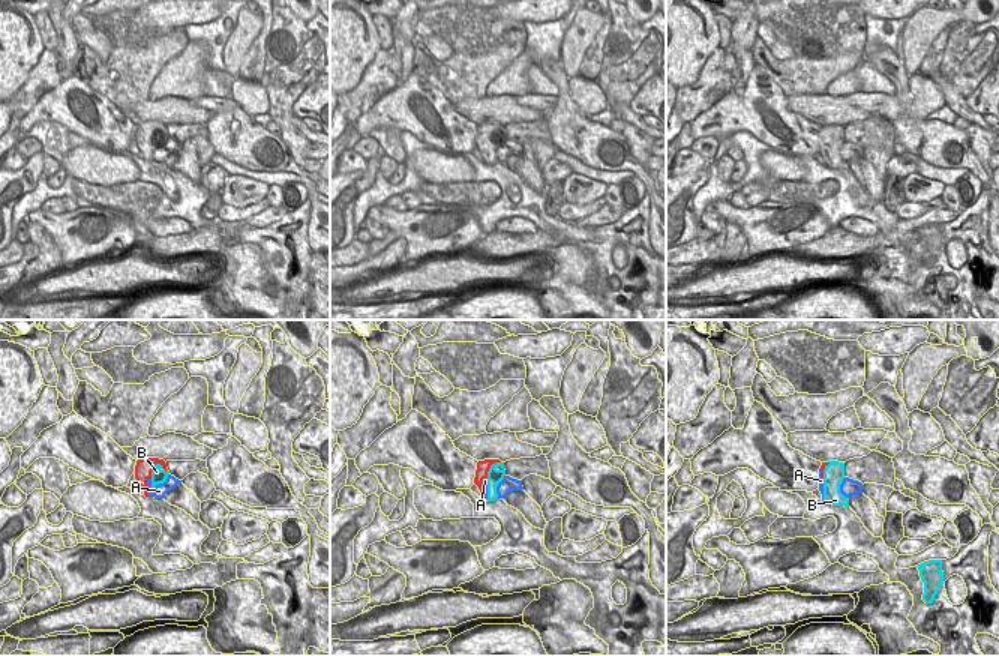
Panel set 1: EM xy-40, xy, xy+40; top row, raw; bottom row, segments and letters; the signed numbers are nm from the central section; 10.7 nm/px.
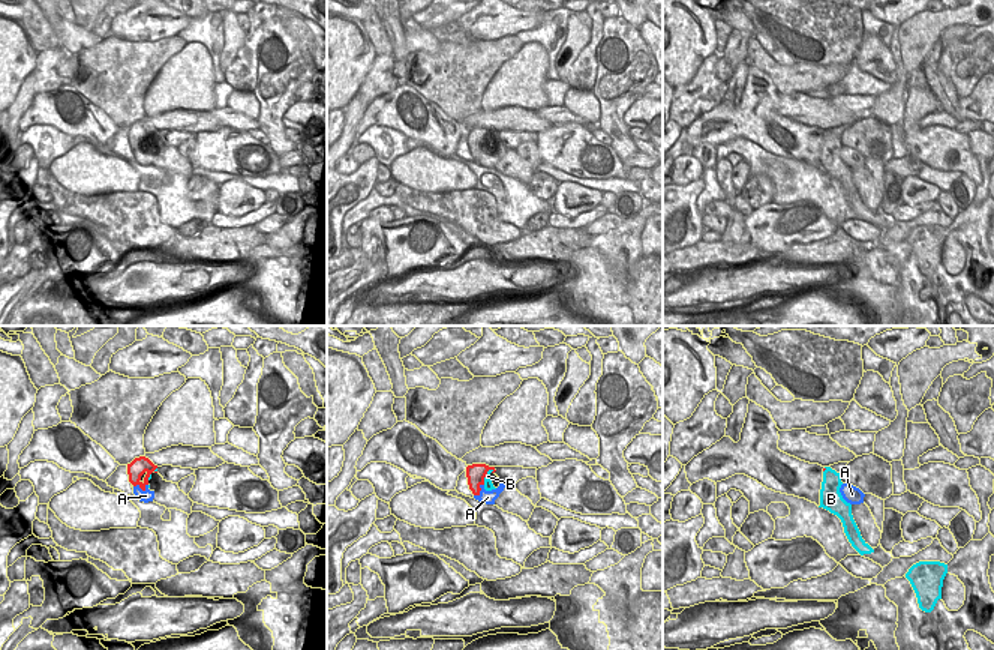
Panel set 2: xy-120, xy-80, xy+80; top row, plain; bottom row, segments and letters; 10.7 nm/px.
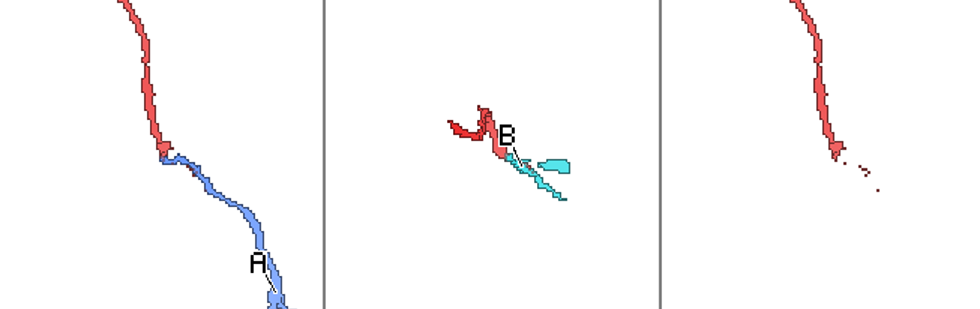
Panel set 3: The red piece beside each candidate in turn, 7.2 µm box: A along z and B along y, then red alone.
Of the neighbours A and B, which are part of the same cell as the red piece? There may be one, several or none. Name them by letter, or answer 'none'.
B

